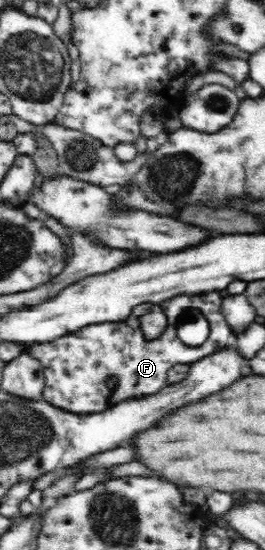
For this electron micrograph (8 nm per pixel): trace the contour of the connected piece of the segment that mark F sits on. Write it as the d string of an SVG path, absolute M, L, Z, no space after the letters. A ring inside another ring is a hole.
M219 292L204 295L179 295L160 302L161 309L167 318L167 327L158 338L148 340L140 329L140 318L148 314L154 304L146 301L132 308L124 322L102 321L80 327L77 331L66 333L64 336L44 341L43 343L32 343L30 355L41 362L42 371L45 376L45 385L42 400L50 404L68 410L68 412L80 412L80 414L92 414L92 412L104 412L112 408L112 404L120 404L122 400L140 398L154 394L162 390L166 384L167 374L175 364L192 364L210 353L219 351L220 348L236 348L237 335L231 329L221 311L222 297ZM116 378L117 385L108 387L108 380Z

